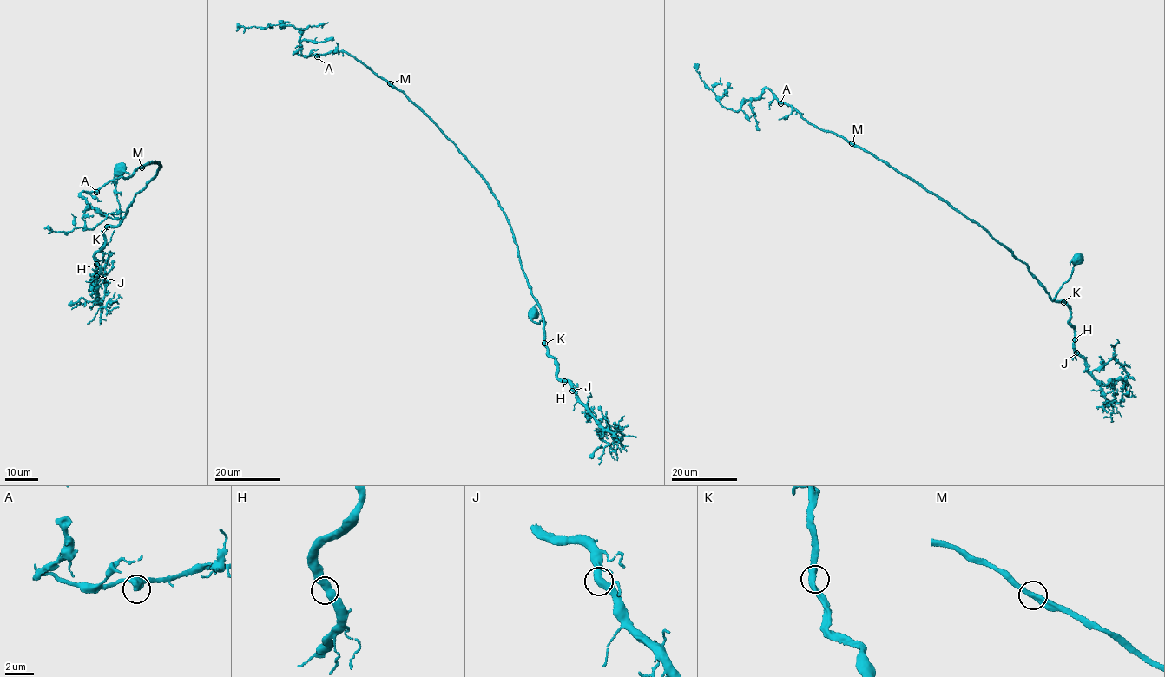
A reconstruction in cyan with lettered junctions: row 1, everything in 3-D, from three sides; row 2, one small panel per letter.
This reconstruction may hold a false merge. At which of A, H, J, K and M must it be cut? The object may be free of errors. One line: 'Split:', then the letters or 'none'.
Split: none

